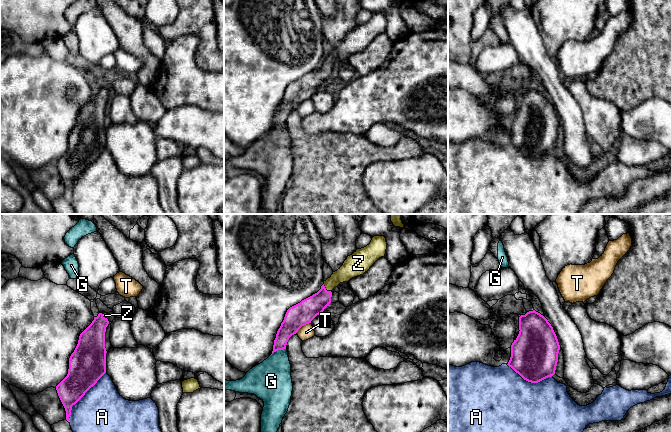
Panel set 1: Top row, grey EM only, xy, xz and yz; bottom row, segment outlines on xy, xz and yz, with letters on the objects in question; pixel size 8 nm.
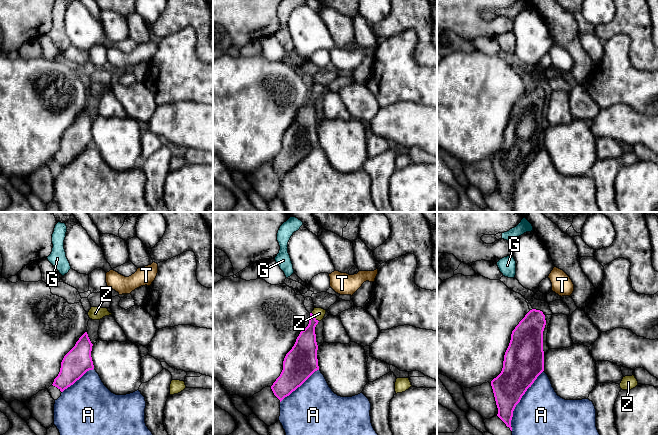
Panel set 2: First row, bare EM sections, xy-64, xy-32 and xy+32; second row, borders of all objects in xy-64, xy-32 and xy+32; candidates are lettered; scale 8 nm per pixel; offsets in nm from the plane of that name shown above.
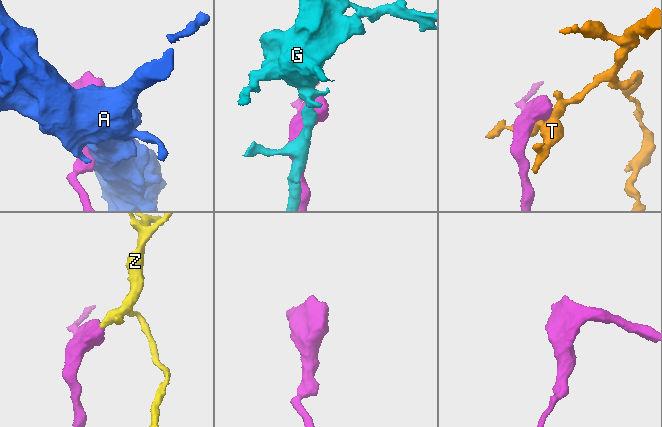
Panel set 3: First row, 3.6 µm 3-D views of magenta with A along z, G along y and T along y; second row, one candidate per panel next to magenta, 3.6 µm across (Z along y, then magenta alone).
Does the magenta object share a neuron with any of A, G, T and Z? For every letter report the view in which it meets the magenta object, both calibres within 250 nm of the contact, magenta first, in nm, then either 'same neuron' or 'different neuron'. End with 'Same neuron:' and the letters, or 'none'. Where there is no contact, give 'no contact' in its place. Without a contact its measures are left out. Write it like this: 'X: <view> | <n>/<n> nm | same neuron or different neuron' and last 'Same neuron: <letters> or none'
A: xy | 280/500 nm | different neuron
G: xz | 150/320 nm | different neuron
T: xz | 180/120 nm | different neuron
Z: xz | 180/140 nm | same neuron
Same neuron: Z

